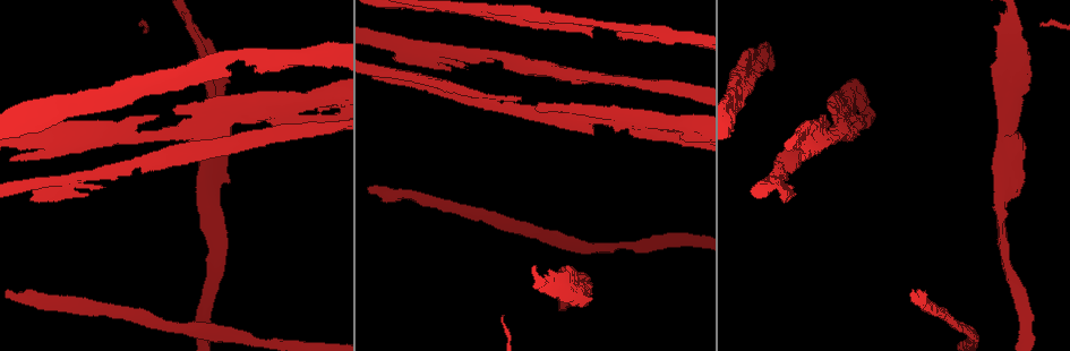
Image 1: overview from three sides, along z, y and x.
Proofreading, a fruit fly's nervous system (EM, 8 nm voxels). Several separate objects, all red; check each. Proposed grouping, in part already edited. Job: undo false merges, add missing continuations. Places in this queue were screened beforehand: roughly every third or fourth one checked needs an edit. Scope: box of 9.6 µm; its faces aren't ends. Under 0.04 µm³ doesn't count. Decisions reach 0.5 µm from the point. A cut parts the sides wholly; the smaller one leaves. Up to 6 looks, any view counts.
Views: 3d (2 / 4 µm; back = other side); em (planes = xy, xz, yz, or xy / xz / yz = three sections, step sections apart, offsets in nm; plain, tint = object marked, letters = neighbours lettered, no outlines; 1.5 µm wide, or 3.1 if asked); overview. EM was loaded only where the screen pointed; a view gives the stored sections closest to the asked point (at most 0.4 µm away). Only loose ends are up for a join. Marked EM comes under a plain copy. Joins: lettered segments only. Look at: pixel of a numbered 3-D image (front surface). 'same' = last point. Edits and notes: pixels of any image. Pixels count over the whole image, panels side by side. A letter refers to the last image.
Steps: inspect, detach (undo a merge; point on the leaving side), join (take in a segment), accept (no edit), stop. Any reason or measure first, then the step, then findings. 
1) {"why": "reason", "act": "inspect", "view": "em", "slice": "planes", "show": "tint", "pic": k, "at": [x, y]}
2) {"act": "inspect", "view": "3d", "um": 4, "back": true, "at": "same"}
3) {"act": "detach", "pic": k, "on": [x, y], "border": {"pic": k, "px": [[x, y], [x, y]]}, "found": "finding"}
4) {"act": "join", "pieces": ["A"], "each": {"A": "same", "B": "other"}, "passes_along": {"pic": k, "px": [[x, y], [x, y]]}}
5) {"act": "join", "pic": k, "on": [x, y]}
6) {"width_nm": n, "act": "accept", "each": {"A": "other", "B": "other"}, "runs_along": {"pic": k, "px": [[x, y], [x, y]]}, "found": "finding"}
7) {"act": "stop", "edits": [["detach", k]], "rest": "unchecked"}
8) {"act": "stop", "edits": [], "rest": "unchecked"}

{"act": "inspect", "view": "em", "slice": "planes", "show": "tint", "pic": 1, "at": [567, 106]}

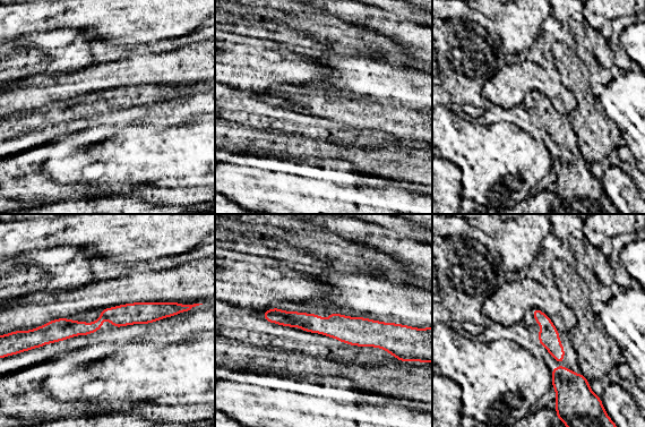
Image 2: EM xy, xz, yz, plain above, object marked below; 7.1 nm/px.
{"why": "see the neighbours", "act": "inspect", "view": "em", "slice": "planes", "show": "letters", "at": "same"}

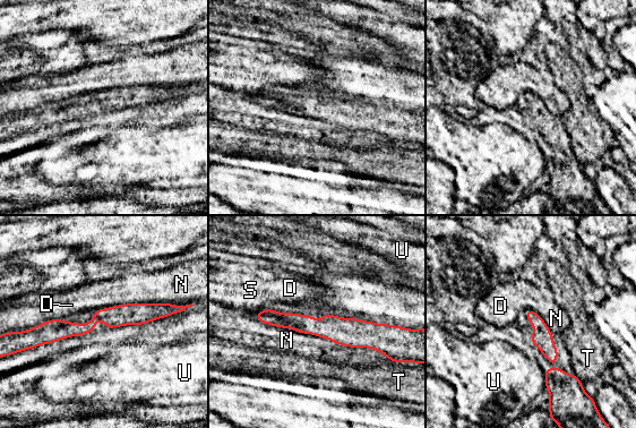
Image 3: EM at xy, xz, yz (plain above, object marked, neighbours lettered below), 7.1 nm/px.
{"act": "accept", "each": {"D": "other", "N": "other", "S": "other", "T": "other", "U": "other"}, "border": {"pic": 3, "px": [[291, 330], [383, 354]]}, "found": "one neuron here"}

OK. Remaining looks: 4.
{"why": "two arms in line, one across", "act": "inspect", "view": "3d", "um": 4, "pic": 1, "at": [296, 99]}

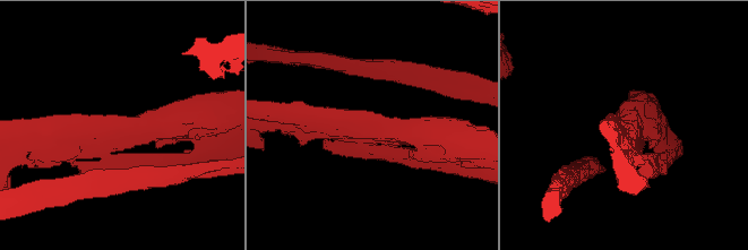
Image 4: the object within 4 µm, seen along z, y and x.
{"arms": 3, "arm_widths_nm": [200, 220, 400], "act": "inspect", "view": "em", "slice": "planes", "show": "letters", "pic": 4, "at": [631, 129]}

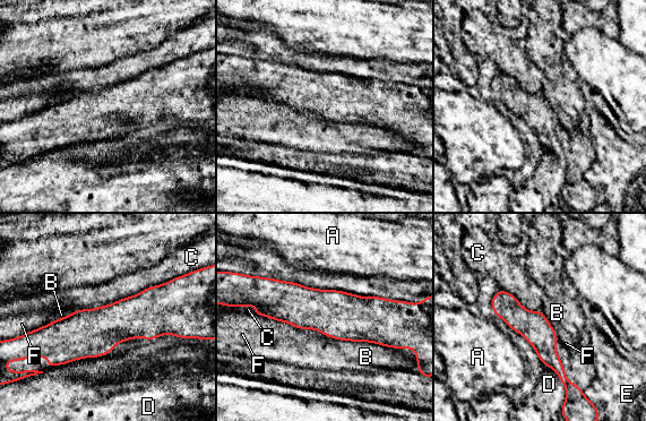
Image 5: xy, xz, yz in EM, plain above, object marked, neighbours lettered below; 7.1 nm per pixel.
{"act": "accept", "each": {"A": "other", "B": "other", "C": "other", "D": "other", "E": "other", "F": "other"}, "border": {"pic": 5, "px": [[335, 338], [373, 342], [388, 348]]}, "found": "all the same neuron"}

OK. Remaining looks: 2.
{"why": "free end", "act": "inspect", "view": "3d", "um": 4, "pic": 1, "at": [227, 76]}

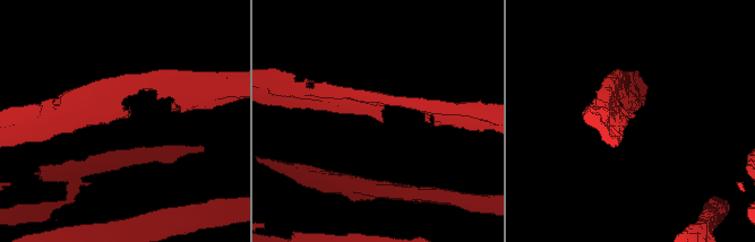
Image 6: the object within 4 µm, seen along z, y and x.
{"why": "now the EM", "act": "inspect", "view": "em", "slice": "xz", "step": 4, "show": "letters", "pic": 6, "at": [125, 116]}

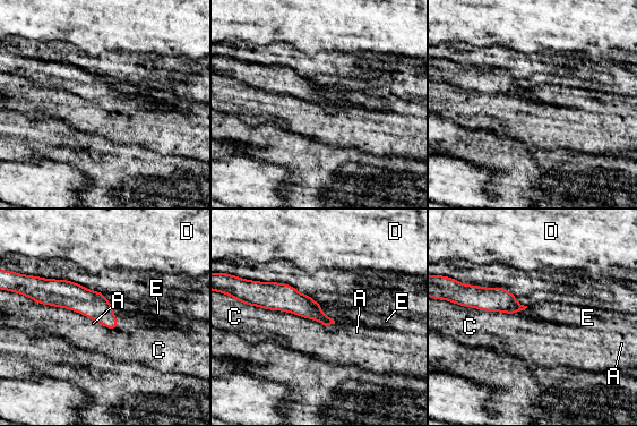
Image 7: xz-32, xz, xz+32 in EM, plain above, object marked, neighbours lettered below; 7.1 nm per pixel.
{"act": "accept", "each": {"A": "other", "C": "other", "D": "other", "E": "other"}, "runs_along": {"pic": 7, "px": [[40, 300], [82, 299], [114, 326]]}, "found": "no lettered segment goes on from it"}

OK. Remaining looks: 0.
{"act": "stop", "edits": [], "rest": "unchecked"}

